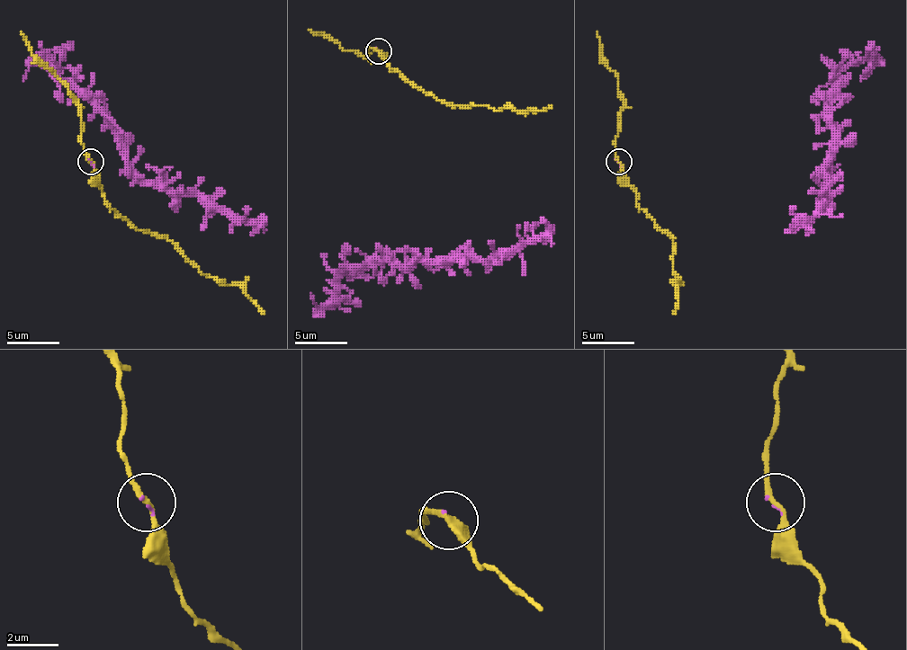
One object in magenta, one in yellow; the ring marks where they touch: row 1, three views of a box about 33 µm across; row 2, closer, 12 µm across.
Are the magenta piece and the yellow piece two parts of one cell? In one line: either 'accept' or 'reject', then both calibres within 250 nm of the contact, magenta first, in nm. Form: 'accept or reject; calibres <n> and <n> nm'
accept; calibres 70 and 190 nm

